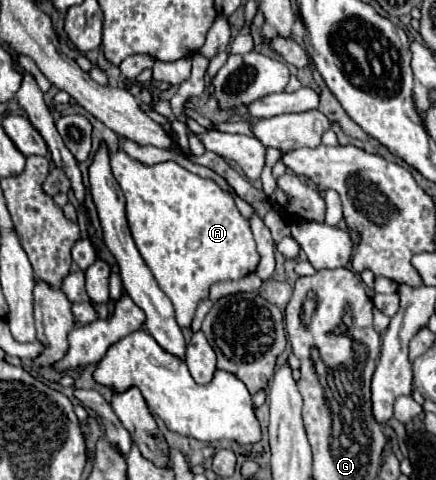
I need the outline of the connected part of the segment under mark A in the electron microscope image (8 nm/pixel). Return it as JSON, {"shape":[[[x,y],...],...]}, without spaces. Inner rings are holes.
{"shape":[[[117,149],[111,155],[111,169],[127,199],[125,211],[127,211],[127,221],[129,221],[133,241],[143,261],[155,275],[157,285],[171,299],[179,327],[187,329],[191,327],[199,301],[209,297],[209,287],[213,283],[227,281],[227,279],[241,279],[243,275],[249,275],[255,271],[259,263],[259,253],[255,249],[249,223],[235,207],[235,201],[229,193],[225,193],[211,179],[201,179],[199,175],[189,173],[175,161],[145,165],[137,159],[131,159],[123,149]]]}

